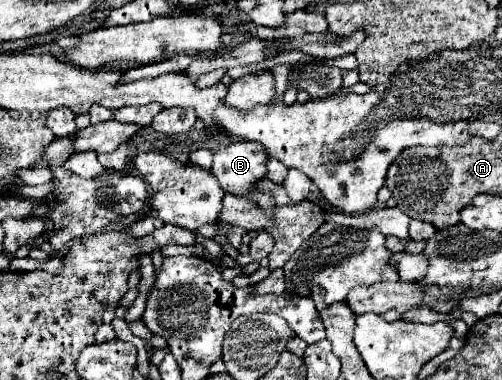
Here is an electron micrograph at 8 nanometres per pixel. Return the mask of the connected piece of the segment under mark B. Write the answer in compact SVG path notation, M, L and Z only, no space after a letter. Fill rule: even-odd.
M239 141L239 143L231 143L227 147L221 147L217 153L215 153L215 161L213 161L213 167L211 167L211 173L217 177L219 185L223 191L227 193L233 193L233 195L245 195L249 197L251 201L255 201L269 219L273 219L273 209L275 209L275 199L271 193L263 193L257 183L261 179L267 177L267 151L265 147L259 143L259 141Z

